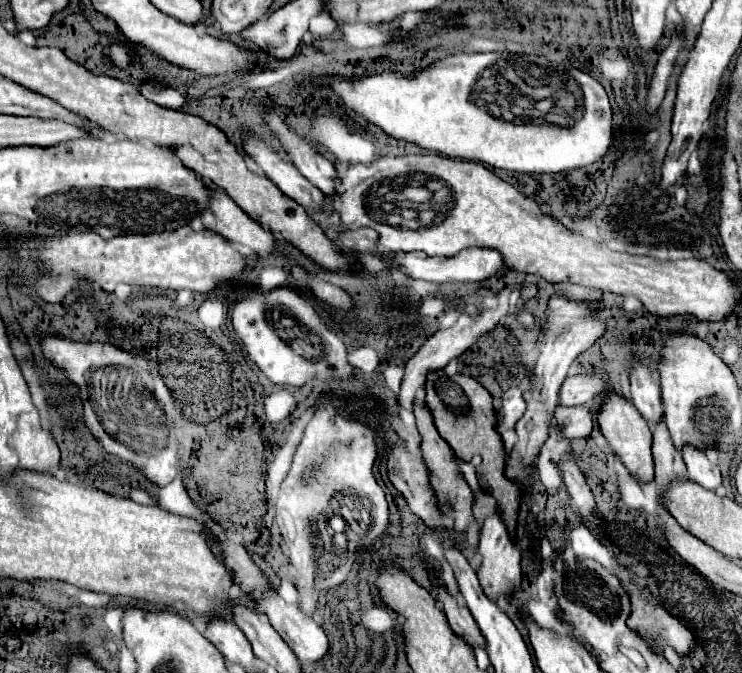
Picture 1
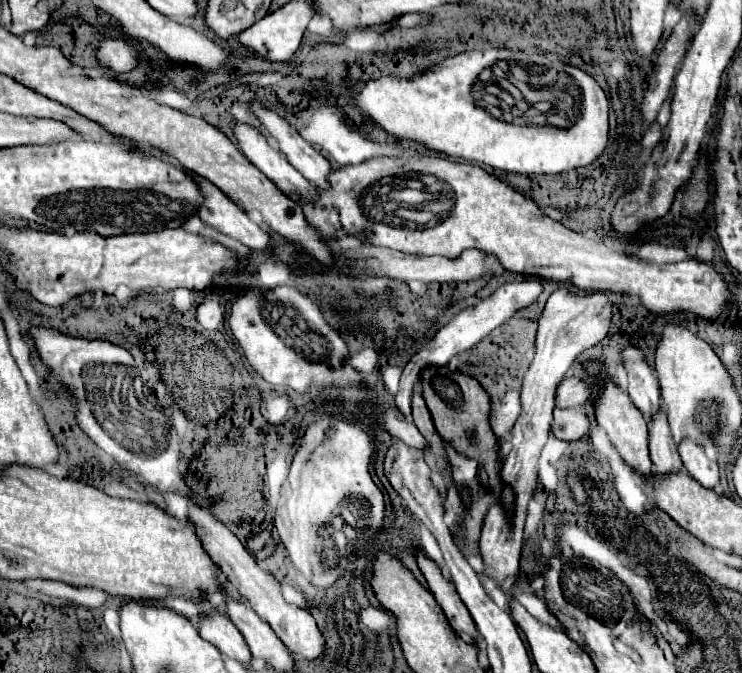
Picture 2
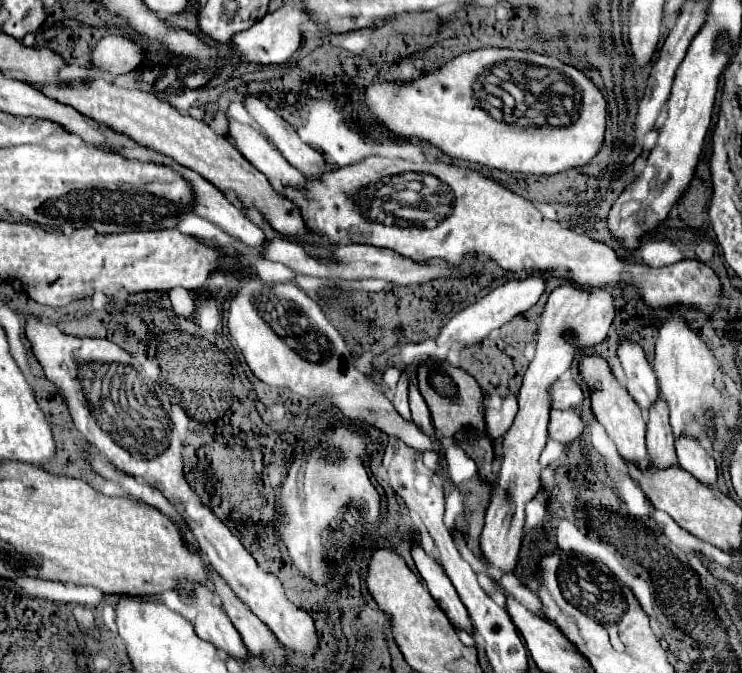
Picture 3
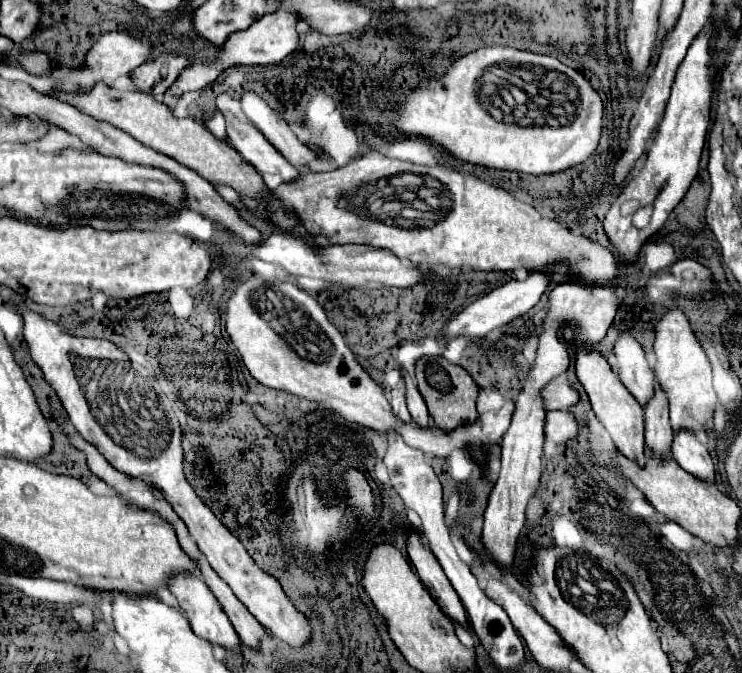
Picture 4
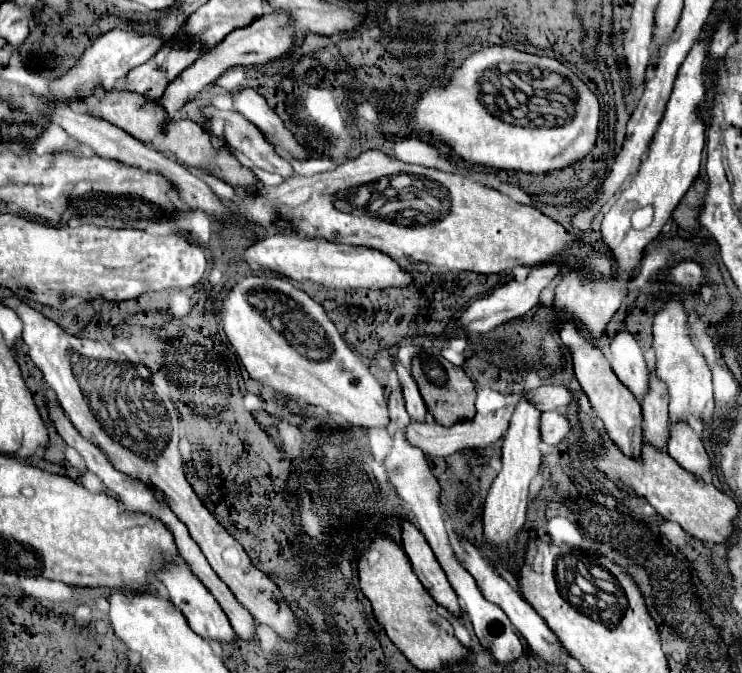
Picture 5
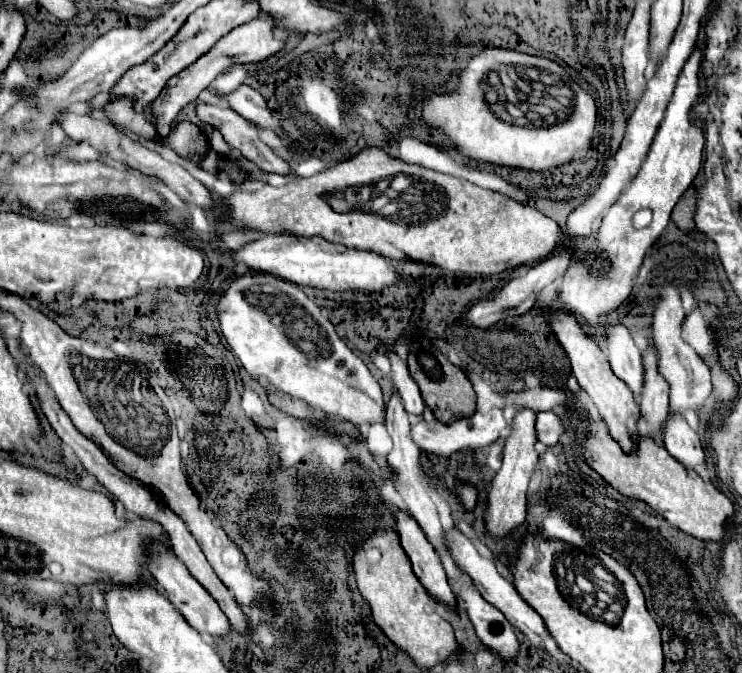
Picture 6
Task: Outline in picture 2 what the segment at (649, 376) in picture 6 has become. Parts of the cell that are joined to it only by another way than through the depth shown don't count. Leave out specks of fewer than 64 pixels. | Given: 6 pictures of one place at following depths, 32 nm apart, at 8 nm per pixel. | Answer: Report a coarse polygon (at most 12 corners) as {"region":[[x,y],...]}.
{"region":[[664,404],[648,422],[648,448],[656,476],[684,470]]}

